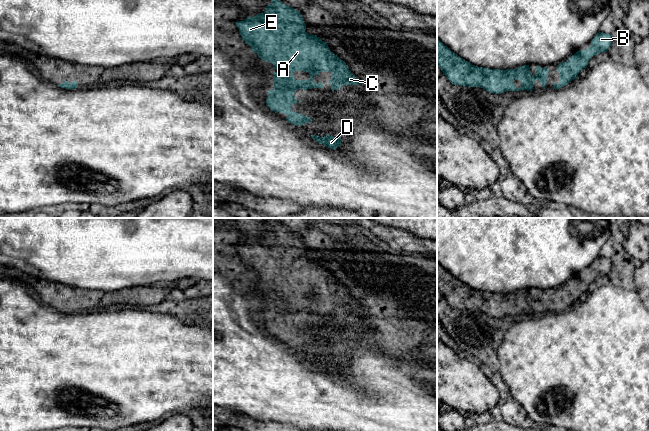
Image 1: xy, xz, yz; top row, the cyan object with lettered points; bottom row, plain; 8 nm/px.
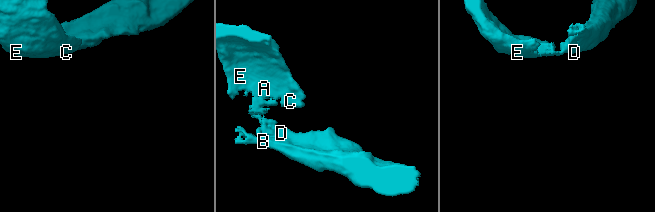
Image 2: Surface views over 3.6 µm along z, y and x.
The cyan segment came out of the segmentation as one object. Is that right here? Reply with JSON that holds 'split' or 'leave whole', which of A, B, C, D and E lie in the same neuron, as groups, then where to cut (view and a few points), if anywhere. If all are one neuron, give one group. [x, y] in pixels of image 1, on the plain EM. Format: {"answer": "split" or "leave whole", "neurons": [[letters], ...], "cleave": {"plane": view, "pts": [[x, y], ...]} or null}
{"answer": "leave whole", "neurons": [["A", "B", "C", "D", "E"]], "cleave": null}

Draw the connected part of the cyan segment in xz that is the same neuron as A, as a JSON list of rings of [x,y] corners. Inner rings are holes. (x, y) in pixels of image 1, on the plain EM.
[[[272,221],[271,228],[265,231],[264,237],[255,241],[247,241],[243,245],[237,245],[242,264],[252,271],[252,275],[264,285],[273,288],[278,296],[273,297],[273,314],[268,315],[266,329],[275,337],[284,337],[286,344],[294,349],[302,350],[310,347],[312,342],[304,340],[297,335],[293,336],[291,331],[297,327],[294,317],[298,313],[308,314],[312,312],[323,312],[323,307],[315,307],[313,301],[321,296],[330,296],[331,314],[338,314],[343,309],[359,309],[359,304],[351,297],[346,287],[330,275],[327,266],[322,265],[316,259],[305,256],[306,248],[298,234],[283,228],[278,222]],[[295,295],[308,296],[308,304],[296,304],[293,300]]]

